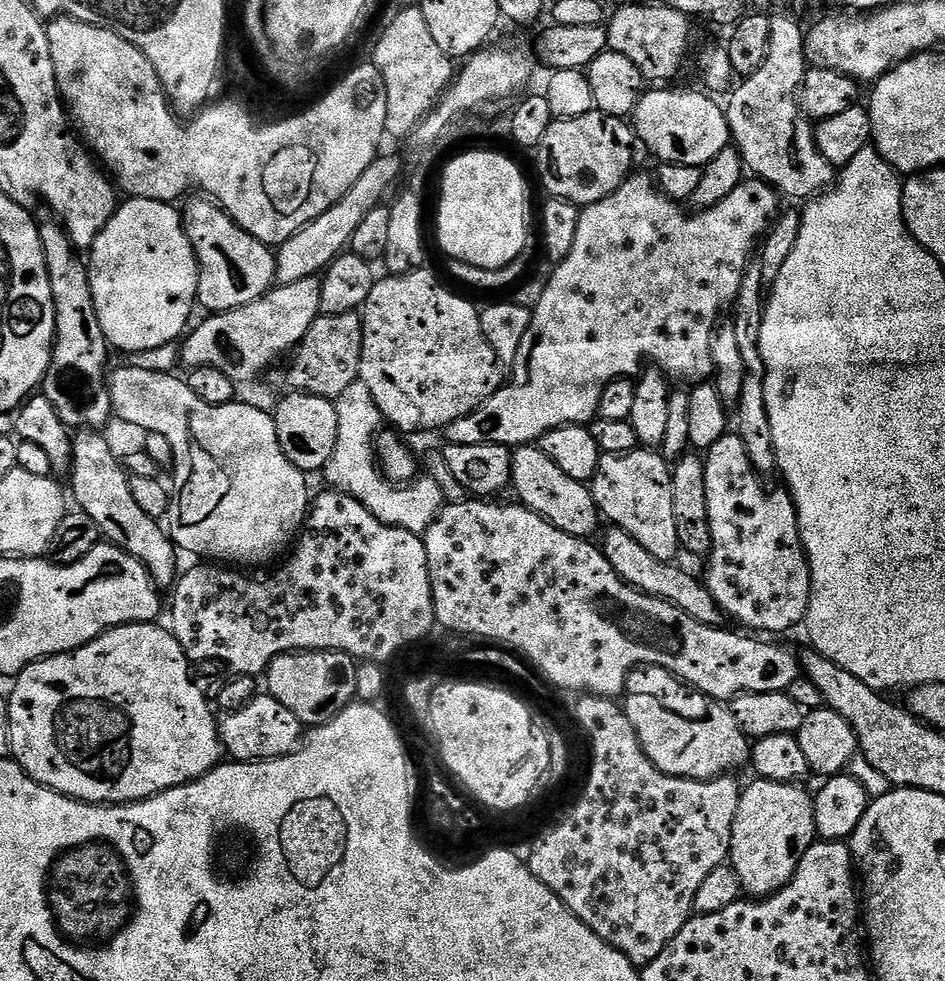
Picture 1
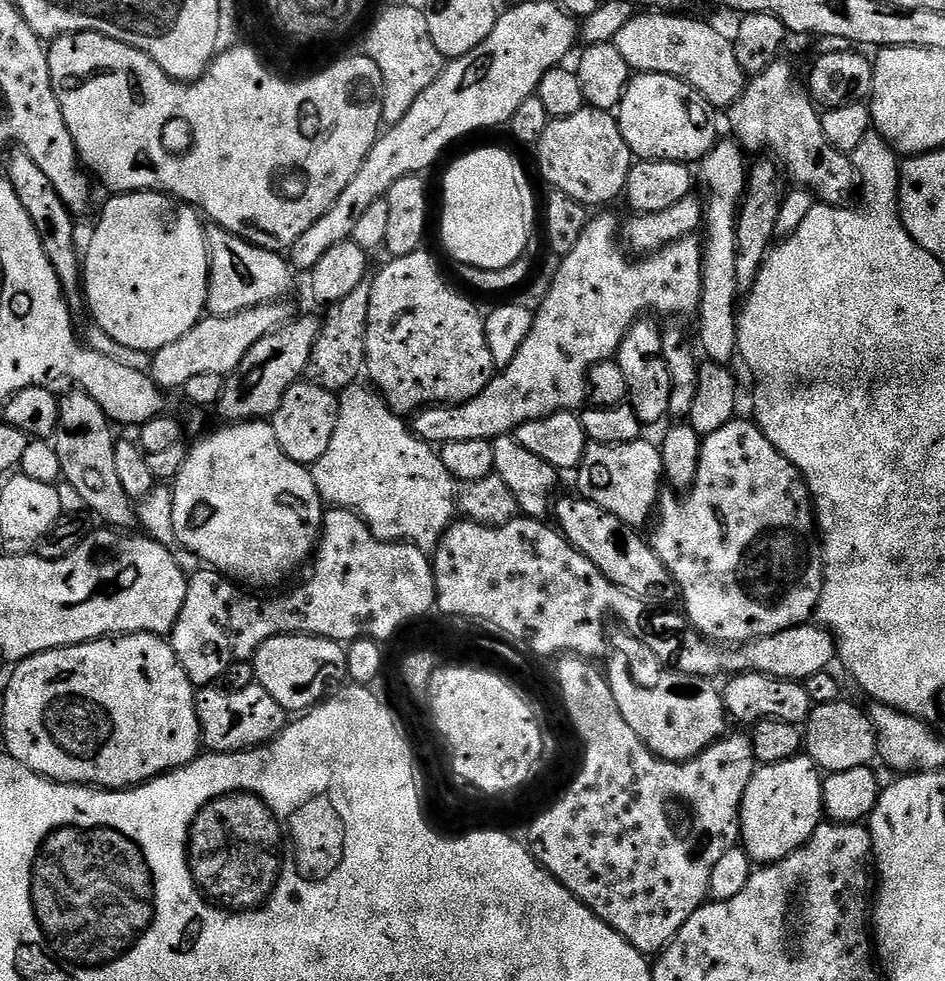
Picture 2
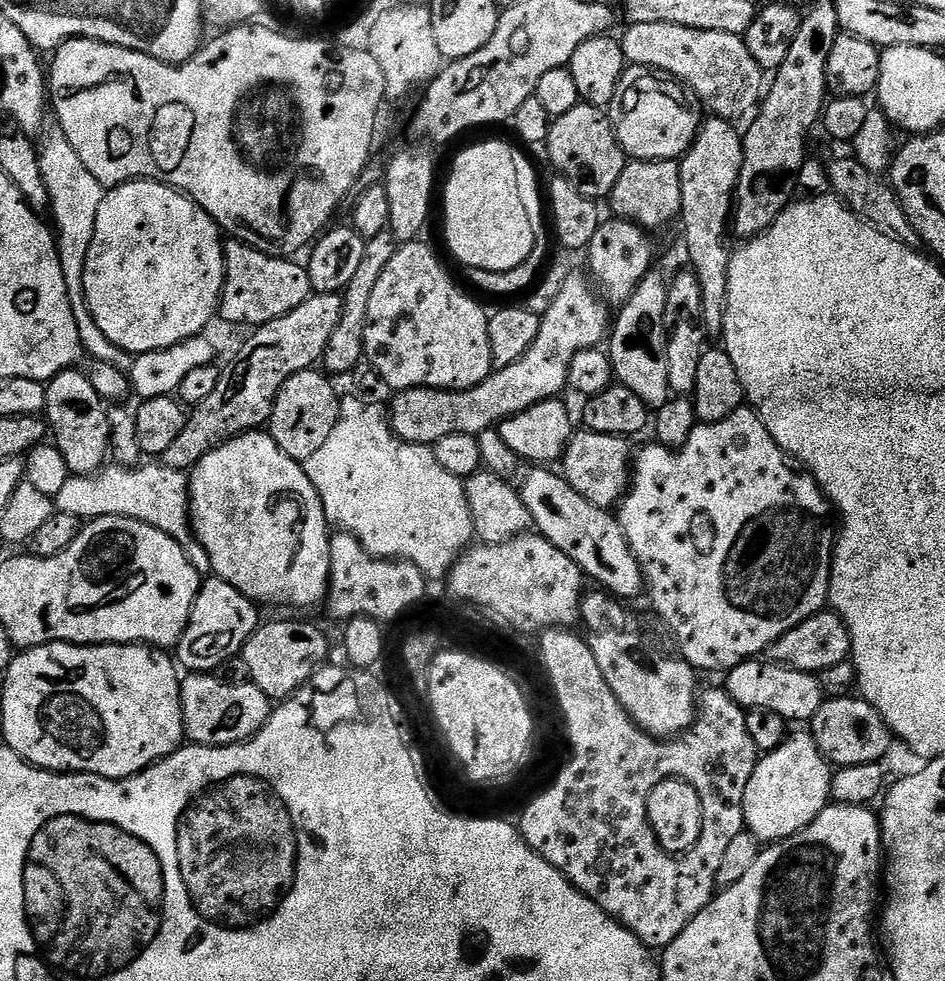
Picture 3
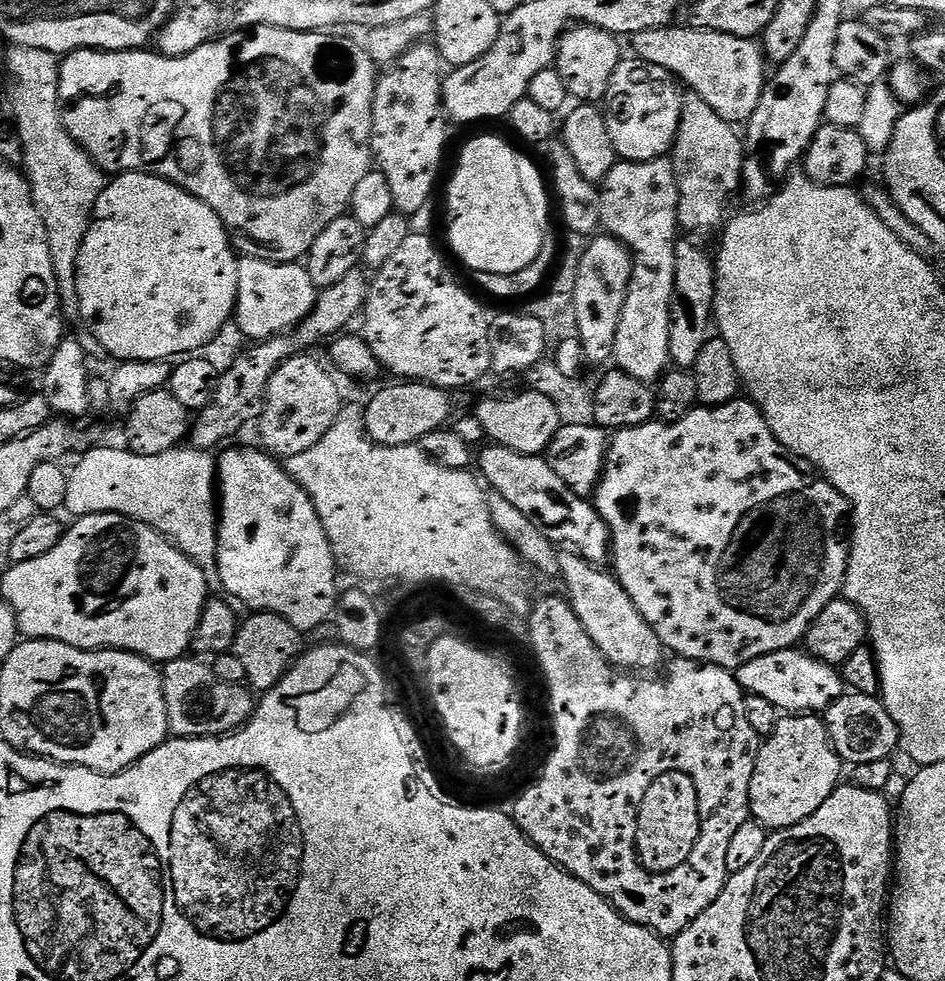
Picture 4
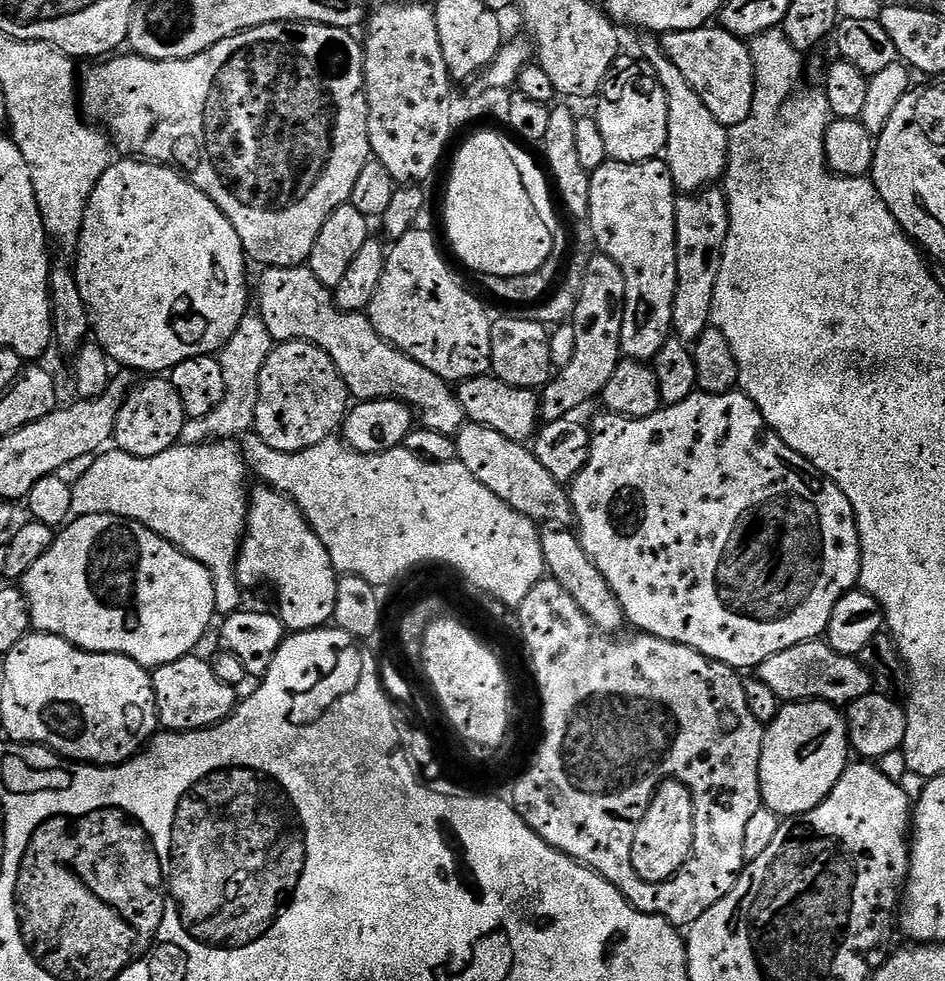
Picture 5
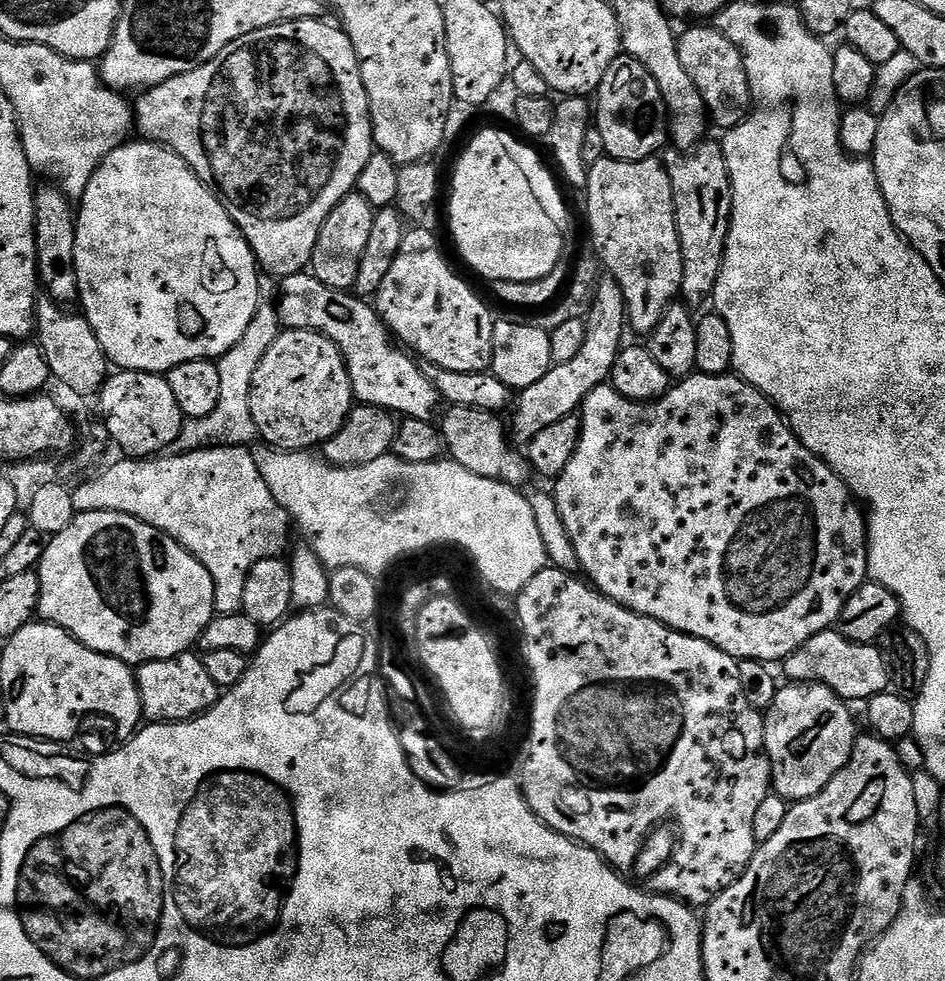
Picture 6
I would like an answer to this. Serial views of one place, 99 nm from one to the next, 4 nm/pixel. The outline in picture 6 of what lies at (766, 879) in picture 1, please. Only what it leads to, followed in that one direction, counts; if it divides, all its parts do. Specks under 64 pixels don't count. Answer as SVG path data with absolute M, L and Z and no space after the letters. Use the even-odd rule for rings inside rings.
M794 684L777 691L774 702L764 716L764 750L772 763L772 788L775 795L789 802L814 798L846 766L858 739L856 720L847 703L834 690L821 684Z

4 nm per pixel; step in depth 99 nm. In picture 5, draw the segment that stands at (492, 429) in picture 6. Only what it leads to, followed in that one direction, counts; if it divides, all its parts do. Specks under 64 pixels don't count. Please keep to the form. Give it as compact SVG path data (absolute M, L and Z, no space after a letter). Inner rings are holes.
M467 423L454 438L456 459L482 486L486 486L502 502L514 510L535 520L540 526L568 526L573 523L572 497L565 485L555 478L538 462L535 451L524 444L516 444L510 438L502 438L498 430L490 430L481 424Z

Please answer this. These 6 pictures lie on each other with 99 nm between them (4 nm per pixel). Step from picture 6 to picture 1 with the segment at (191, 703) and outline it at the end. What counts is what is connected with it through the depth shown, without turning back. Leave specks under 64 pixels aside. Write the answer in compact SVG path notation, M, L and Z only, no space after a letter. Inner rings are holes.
M257 694L246 706L225 711L219 717L220 743L223 751L228 752L233 761L273 760L295 751L302 740L302 725L291 710L286 710L282 702L278 702L267 694Z

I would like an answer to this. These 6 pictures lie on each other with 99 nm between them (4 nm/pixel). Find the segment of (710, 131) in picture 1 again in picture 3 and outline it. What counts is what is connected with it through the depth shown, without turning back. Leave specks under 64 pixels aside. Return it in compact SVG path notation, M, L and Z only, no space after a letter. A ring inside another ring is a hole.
M637 64L625 67L618 82L618 90L606 111L612 120L612 129L616 131L620 149L624 151L625 157L632 160L679 161L688 153L688 147L695 142L702 123L701 109L697 107L688 89L679 80L657 68Z

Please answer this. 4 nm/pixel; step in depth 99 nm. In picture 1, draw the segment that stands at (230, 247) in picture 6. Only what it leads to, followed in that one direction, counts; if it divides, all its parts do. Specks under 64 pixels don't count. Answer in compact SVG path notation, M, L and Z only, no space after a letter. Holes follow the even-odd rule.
M135 198L125 201L125 204L123 201L117 207L110 222L106 222L102 234L98 234L92 243L86 263L94 310L98 310L98 322L102 322L102 334L113 349L121 348L125 354L131 354L158 350L158 346L179 341L185 335L192 307L195 309L198 304L196 295L200 271L181 213L177 209L175 212L171 203Z

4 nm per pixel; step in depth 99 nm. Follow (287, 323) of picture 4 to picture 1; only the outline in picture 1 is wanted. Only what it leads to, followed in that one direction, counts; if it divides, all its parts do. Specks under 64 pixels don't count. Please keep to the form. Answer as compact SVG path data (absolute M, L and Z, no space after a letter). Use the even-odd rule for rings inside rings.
M196 194L192 198L182 208L182 219L200 271L196 295L199 307L204 307L208 314L229 312L265 296L276 284L275 251L242 230L242 226L235 224L231 214L215 200L204 194Z

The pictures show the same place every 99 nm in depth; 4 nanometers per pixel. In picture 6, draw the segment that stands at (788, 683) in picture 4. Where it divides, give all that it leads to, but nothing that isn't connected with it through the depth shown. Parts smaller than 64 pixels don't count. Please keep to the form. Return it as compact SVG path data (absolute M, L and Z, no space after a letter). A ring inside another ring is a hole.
M839 630L814 634L814 638L798 646L794 654L782 661L782 668L791 683L821 684L834 690L834 694L838 694L845 702L867 702L890 688L886 658L881 654L879 647L875 643L859 644L847 640Z

